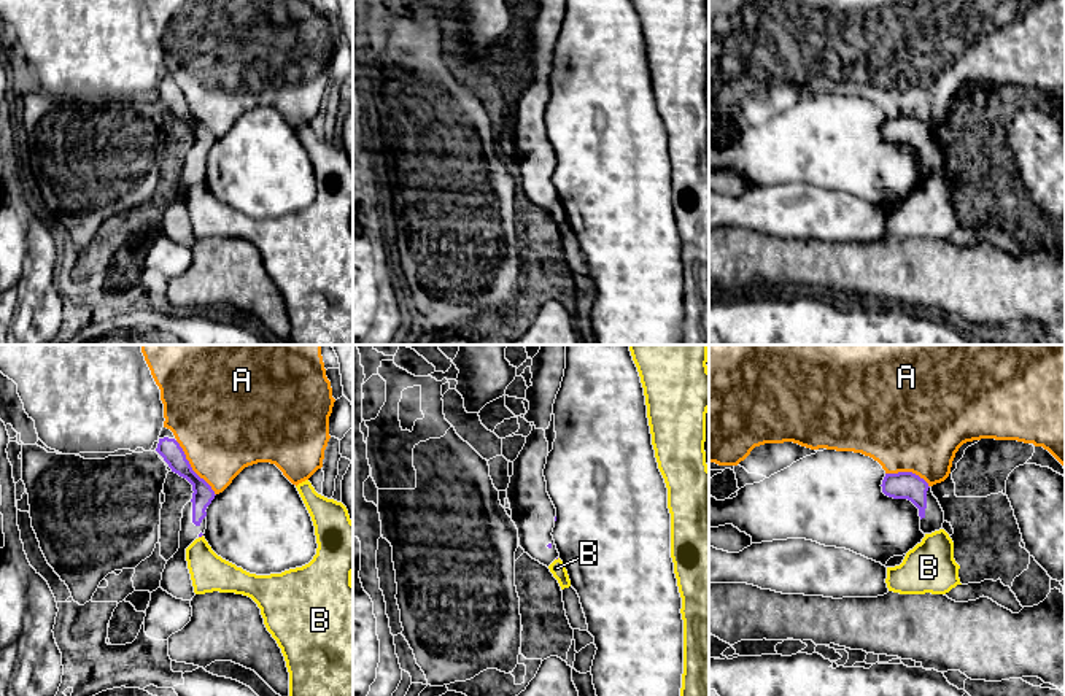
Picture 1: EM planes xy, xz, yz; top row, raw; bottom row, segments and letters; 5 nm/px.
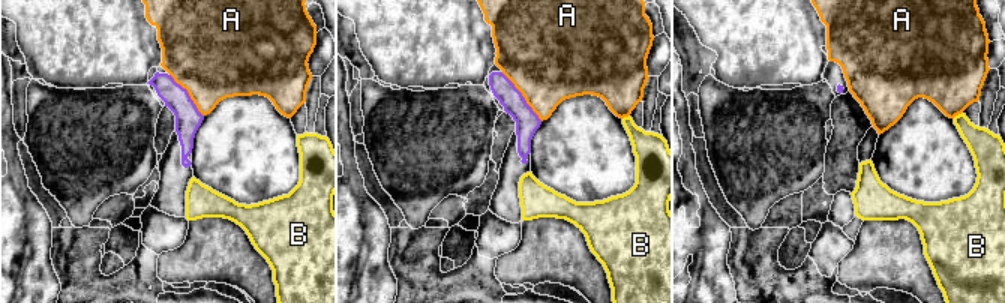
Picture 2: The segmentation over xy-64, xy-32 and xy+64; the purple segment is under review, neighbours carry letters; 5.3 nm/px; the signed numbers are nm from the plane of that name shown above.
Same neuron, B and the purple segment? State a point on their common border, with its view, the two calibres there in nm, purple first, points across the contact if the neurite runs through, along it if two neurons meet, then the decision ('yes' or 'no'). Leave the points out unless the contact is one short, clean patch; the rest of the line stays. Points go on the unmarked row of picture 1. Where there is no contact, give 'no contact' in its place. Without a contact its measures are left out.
meets purple in xy at (201, 180); 20 nm thick on the purple side, 190 nm on the other; border along xy (202, 178), (199, 181); no

